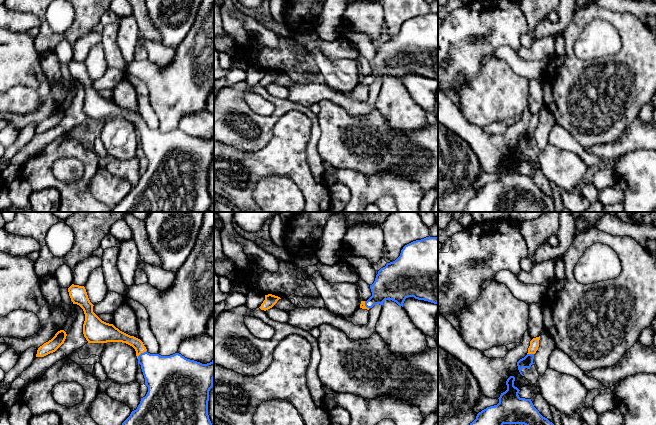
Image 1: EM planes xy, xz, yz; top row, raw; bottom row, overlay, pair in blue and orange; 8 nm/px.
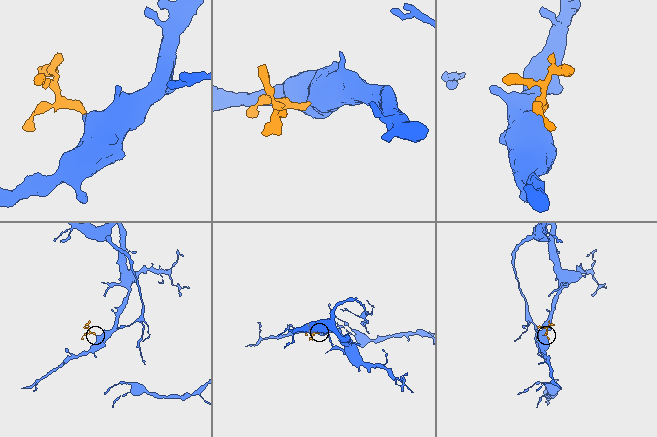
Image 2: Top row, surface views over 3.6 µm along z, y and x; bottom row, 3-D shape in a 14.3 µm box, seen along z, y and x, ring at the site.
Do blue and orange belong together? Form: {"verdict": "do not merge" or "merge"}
{"verdict": "merge"}

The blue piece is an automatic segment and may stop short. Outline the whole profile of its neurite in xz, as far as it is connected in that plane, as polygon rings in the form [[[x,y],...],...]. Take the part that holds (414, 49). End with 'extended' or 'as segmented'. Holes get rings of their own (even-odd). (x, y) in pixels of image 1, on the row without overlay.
[[[429,12],[405,21],[395,37],[387,39],[378,47],[370,65],[372,72],[367,77],[361,77],[362,85],[369,86],[376,80],[383,81],[385,76],[392,76],[403,83],[408,73],[438,81],[438,13]]] | extended

